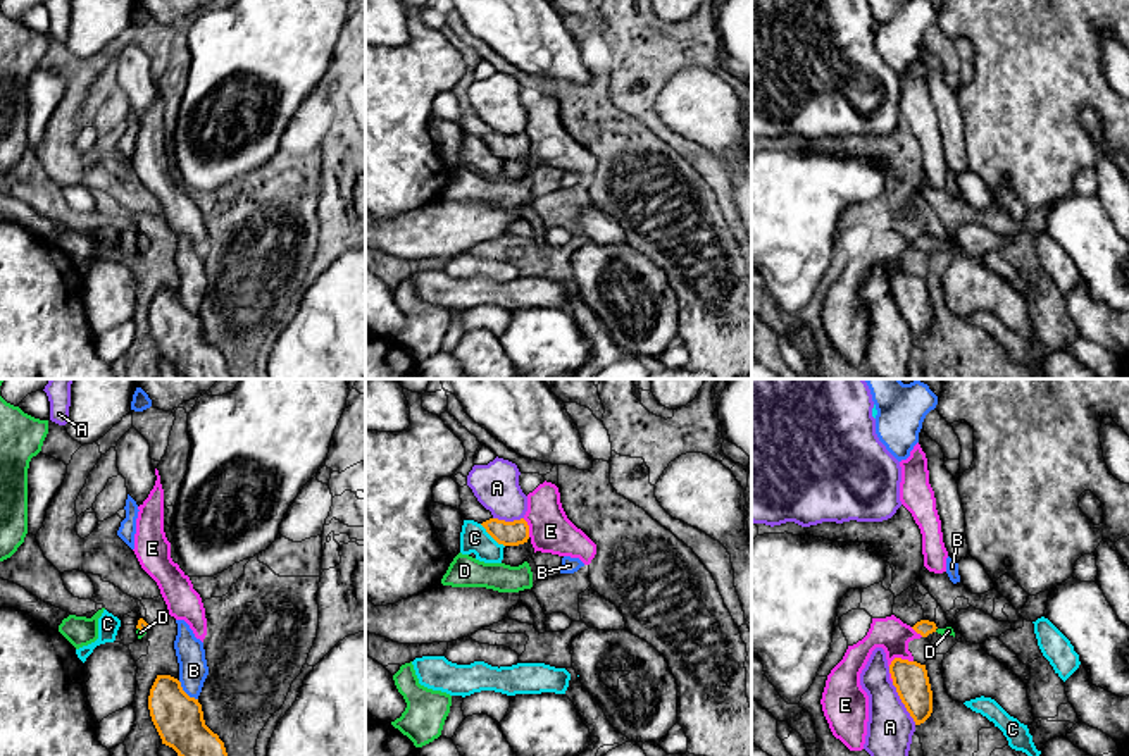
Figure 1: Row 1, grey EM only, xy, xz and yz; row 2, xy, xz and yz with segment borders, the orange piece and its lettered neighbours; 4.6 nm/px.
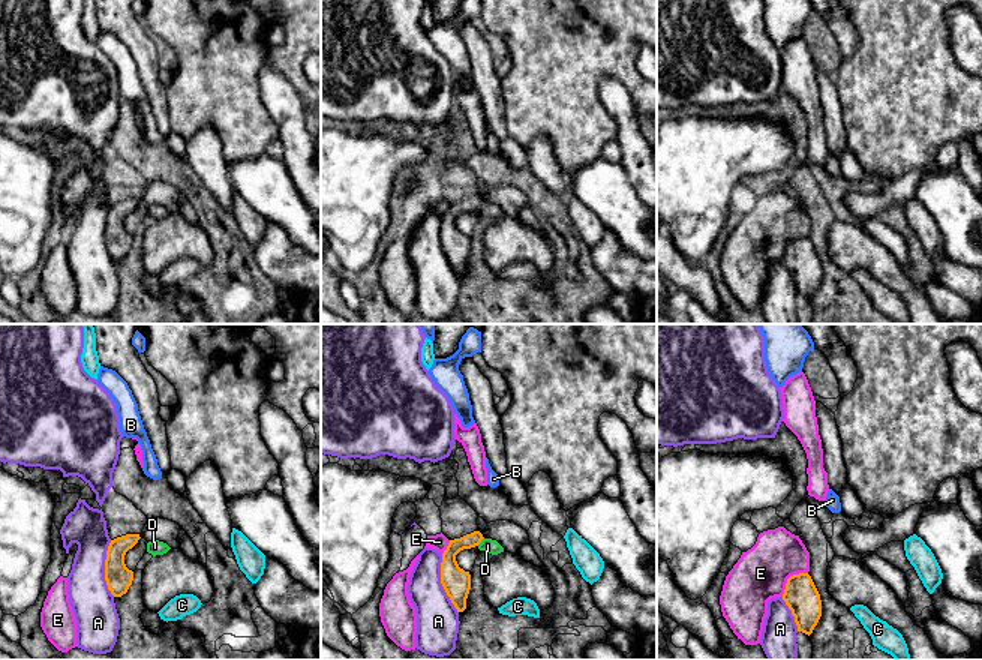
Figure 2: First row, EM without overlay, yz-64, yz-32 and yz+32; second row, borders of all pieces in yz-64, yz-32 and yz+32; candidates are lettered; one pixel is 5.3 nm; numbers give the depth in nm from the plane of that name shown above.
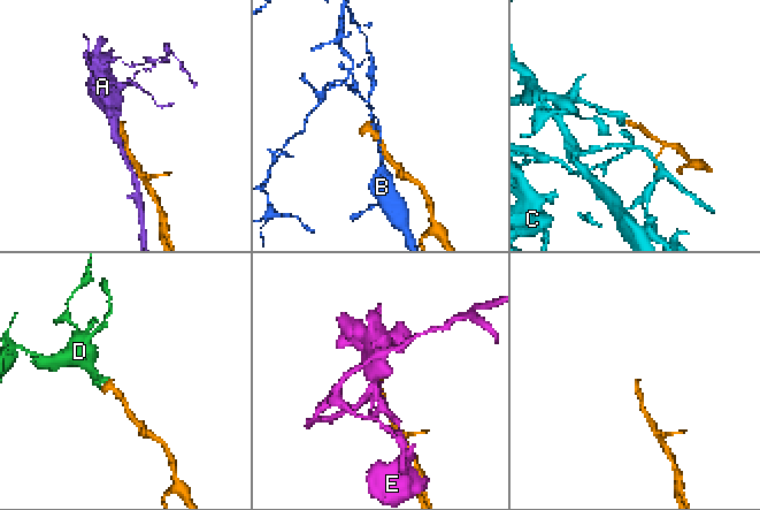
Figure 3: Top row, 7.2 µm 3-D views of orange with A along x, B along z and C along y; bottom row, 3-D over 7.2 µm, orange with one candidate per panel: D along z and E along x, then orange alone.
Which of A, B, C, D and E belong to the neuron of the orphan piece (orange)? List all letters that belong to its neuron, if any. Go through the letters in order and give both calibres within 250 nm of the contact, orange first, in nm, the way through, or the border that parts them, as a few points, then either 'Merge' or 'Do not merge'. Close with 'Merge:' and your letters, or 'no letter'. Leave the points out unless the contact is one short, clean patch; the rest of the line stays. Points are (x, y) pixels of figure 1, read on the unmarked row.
A: Thickness 160 nm (orange) against 220 nm. Do not merge
B: Thickness 220 nm (orange) against 140 nm. Do not merge
C: Thickness 120 nm (orange) against 130 nm. Boundary: xz (480, 138), (504, 161). Do not merge
D: Thickness 50 nm (orange) against 30 nm. Path across: xy (142, 238), (142, 243), (140, 247). Merge
E: Thickness 160 nm (orange) against 160 nm. Do not merge
Merge: D

